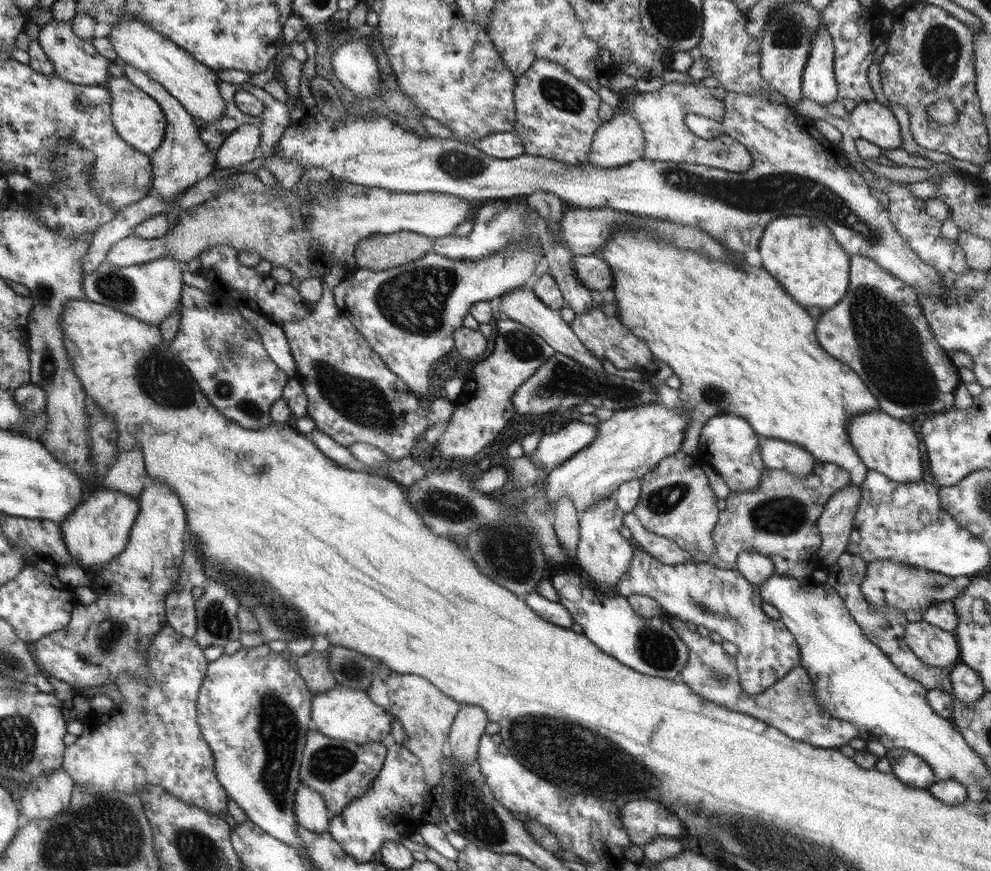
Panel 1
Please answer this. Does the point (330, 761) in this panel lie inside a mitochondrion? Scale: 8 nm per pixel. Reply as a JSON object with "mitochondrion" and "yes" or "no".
{"mitochondrion":"yes"}

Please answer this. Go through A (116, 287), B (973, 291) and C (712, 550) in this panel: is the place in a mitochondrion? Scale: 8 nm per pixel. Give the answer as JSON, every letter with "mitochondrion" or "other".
{"A":"mitochondrion","B":"mitochondrion","C":"other"}

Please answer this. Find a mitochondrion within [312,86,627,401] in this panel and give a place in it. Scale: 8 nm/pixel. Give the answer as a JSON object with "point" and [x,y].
{"point":[413,300]}

